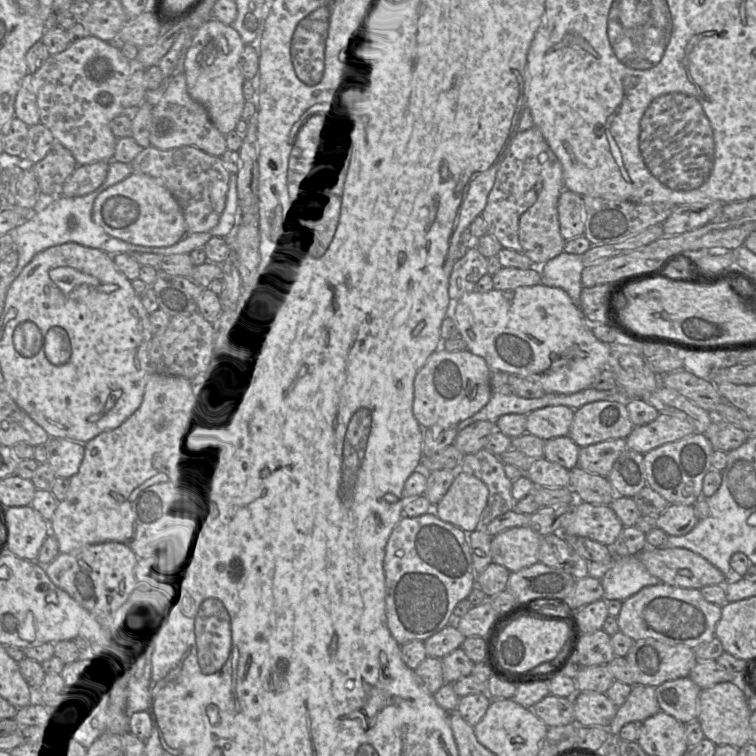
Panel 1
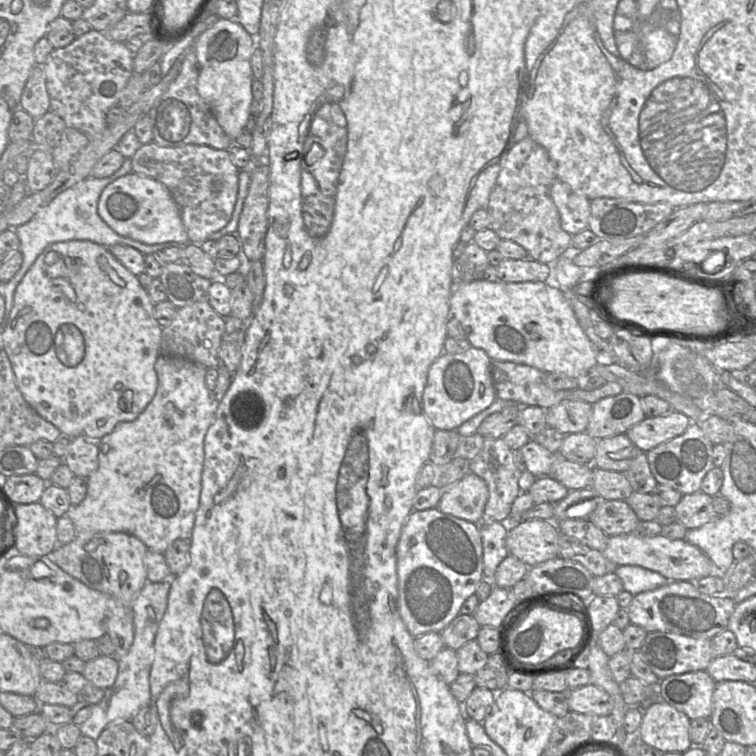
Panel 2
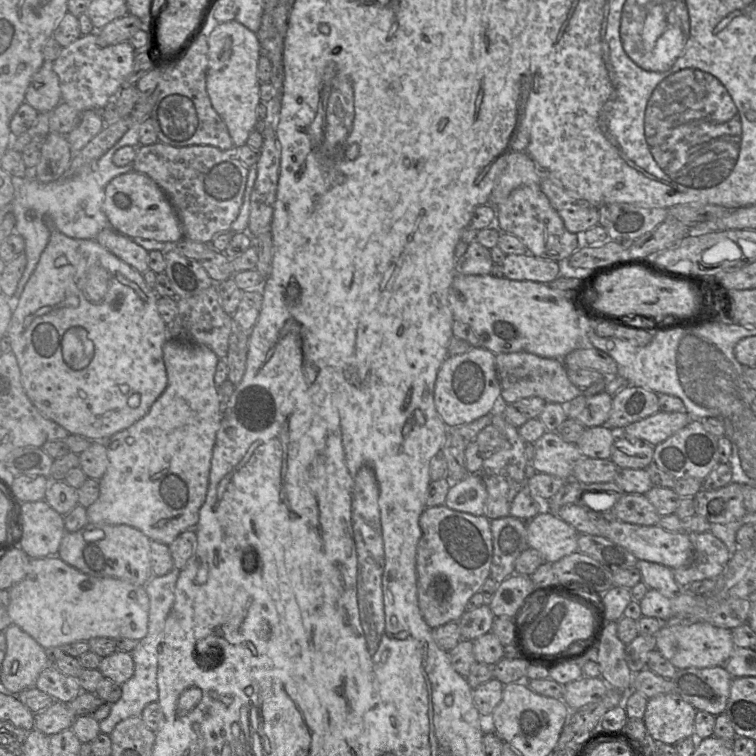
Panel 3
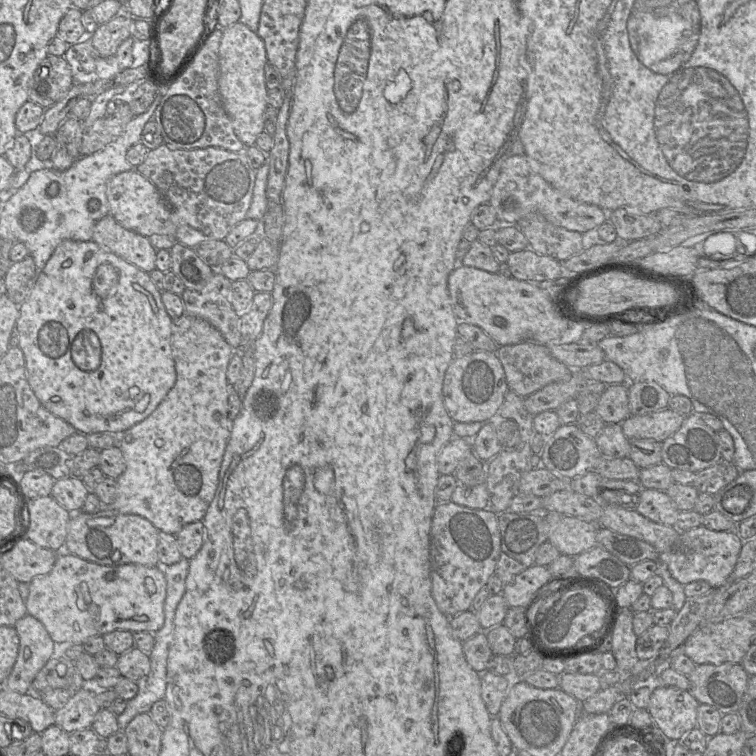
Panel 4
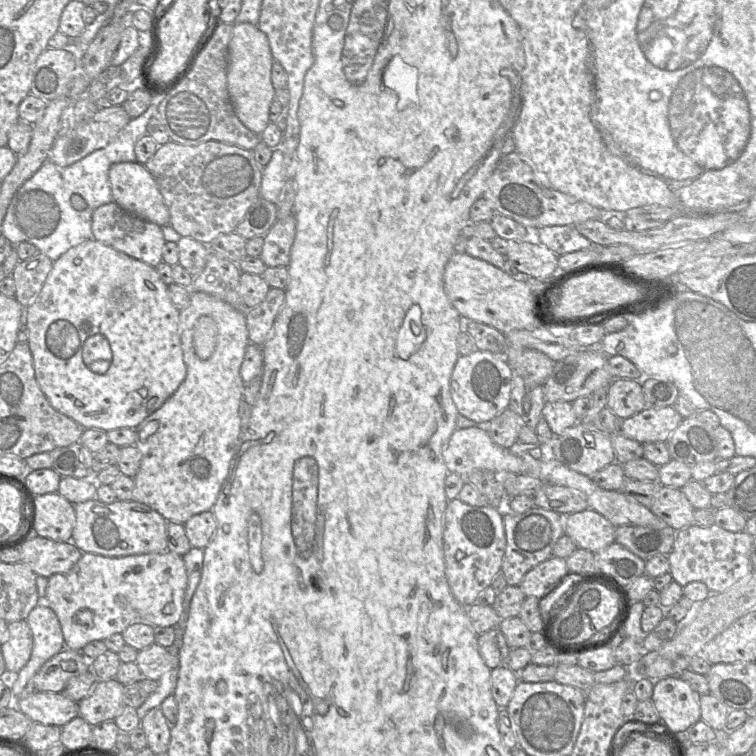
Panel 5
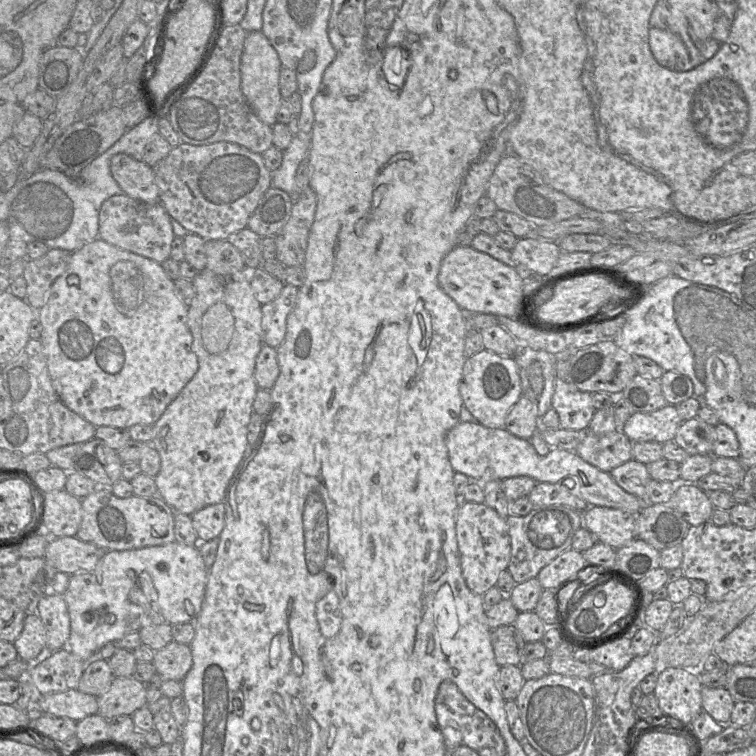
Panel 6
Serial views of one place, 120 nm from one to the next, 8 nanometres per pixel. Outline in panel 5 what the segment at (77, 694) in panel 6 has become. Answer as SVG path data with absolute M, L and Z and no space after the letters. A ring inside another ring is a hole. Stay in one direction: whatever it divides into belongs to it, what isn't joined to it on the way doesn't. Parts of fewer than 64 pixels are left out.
M35 691L27 698L15 700L16 706L33 722L59 727L79 716L79 705L61 692Z

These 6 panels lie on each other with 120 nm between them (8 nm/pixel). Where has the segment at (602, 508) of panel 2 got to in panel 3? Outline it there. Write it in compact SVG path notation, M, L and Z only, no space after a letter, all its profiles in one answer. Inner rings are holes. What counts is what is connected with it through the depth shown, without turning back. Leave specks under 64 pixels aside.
M624 493L609 511L610 517L633 524L657 525L661 516L645 494Z

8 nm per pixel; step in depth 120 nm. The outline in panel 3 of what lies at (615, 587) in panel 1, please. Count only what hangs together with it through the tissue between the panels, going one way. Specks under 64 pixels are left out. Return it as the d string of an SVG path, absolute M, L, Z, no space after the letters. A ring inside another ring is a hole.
M639 560L636 567L641 572L641 582L649 589L658 590L667 597L674 597L681 590L686 589L678 585L673 570L665 565Z

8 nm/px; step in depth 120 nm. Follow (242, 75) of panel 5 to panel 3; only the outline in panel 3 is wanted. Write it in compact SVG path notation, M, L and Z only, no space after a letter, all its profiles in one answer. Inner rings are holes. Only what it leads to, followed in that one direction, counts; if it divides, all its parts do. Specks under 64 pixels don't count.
M237 20L218 23L208 36L209 61L207 92L212 106L225 122L235 148L246 145L249 134L255 130L257 107L260 104L260 81L257 75L262 54L257 33Z

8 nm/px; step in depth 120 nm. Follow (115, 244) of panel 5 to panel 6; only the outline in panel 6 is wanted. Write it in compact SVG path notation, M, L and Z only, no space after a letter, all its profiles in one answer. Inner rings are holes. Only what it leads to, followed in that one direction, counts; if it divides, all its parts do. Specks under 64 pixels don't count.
M126 194L112 196L100 209L99 238L108 244L161 264L170 258L175 234L172 218L161 203L149 204Z

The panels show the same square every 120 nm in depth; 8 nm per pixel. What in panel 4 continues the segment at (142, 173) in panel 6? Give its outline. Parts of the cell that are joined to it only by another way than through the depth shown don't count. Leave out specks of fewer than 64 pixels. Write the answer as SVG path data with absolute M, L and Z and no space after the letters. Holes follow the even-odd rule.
M136 169L119 173L109 182L110 215L124 228L145 237L165 235L175 238L175 216L154 184Z

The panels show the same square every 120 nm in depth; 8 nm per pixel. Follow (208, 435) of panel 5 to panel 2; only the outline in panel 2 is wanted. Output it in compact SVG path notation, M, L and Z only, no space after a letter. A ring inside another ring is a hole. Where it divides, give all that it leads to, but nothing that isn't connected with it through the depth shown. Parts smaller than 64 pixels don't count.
M160 354L155 362L155 371L158 378L158 387L154 398L135 420L117 424L112 432L97 441L99 446L98 467L87 477L86 496L78 505L72 505L64 515L69 516L77 534L94 531L127 532L140 539L148 550L164 553L176 539L191 536L196 511L200 502L204 462L204 439L209 427L214 421L216 404L214 404L213 393L206 386L205 377L207 368L205 366L184 358Z

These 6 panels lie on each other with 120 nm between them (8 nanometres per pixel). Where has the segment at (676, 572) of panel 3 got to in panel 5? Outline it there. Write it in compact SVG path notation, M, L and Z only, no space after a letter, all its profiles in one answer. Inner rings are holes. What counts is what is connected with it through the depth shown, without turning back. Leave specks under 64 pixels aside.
M715 523L711 526L691 524L677 531L672 550L668 553L670 574L682 587L692 581L702 581L712 593L730 589L753 570L750 559L753 536L746 531L728 531Z

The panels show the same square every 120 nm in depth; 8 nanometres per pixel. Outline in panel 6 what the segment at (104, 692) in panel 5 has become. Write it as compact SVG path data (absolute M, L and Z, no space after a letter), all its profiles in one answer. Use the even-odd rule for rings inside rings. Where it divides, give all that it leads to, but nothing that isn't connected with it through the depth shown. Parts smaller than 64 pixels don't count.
M116 677L110 689L98 697L98 714L105 719L129 715L148 704L147 684L133 677Z

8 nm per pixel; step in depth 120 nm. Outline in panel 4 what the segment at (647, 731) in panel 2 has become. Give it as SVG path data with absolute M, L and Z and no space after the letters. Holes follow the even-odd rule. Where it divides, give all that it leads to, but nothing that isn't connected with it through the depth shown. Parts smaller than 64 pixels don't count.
M662 686L652 690L647 710L661 736L679 740L685 732L697 726L698 705L689 690Z

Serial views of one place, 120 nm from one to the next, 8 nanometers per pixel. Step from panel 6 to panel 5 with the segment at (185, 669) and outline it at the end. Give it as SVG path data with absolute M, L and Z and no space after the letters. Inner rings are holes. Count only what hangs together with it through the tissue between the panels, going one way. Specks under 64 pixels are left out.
M153 643L138 652L135 662L144 678L158 681L173 665L179 663L176 644L174 649L174 644L170 647L163 647Z

